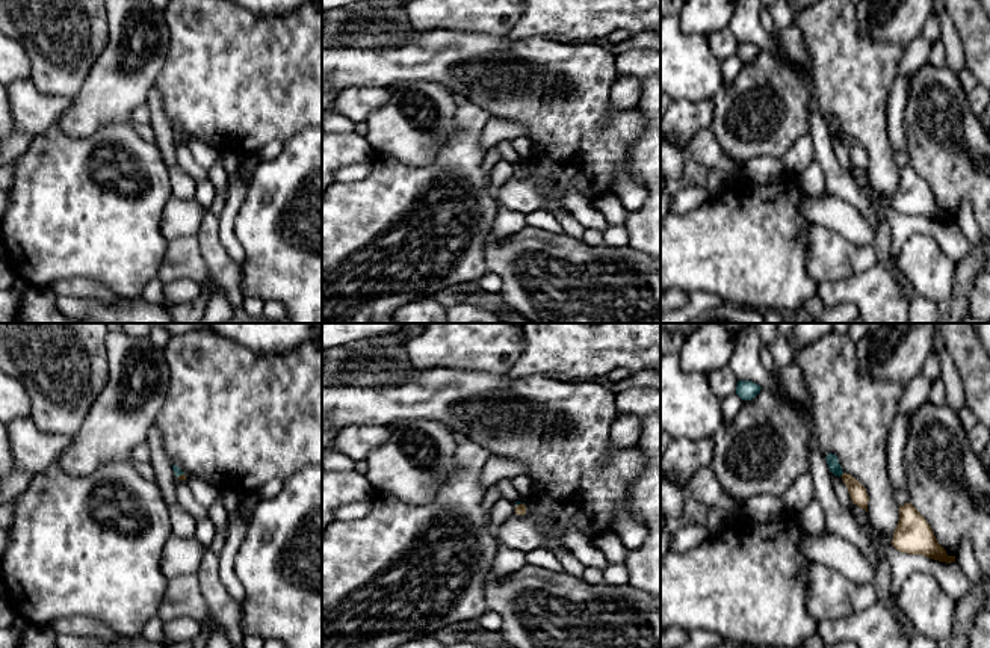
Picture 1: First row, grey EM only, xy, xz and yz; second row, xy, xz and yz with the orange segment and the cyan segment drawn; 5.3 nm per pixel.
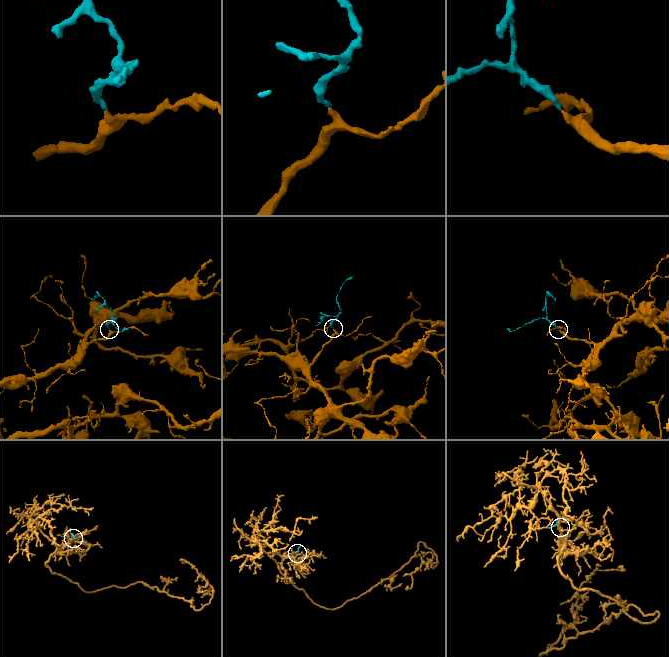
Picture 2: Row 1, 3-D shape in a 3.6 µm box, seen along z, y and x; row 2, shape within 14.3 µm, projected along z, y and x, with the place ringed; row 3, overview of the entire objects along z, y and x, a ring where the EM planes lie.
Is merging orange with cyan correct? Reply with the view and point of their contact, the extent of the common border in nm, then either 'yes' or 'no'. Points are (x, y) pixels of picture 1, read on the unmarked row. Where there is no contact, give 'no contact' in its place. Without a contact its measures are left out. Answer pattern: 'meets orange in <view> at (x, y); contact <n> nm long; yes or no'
meets orange in yz at (842, 136); contact 40 nm long; yes

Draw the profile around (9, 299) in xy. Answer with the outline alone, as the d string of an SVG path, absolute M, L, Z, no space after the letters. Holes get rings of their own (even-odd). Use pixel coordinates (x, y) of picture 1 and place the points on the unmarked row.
M14 287L0 290L0 323L17 323L21 298L23 296Z

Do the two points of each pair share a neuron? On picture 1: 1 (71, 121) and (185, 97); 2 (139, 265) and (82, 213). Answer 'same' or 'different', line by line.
1: different
2: same

